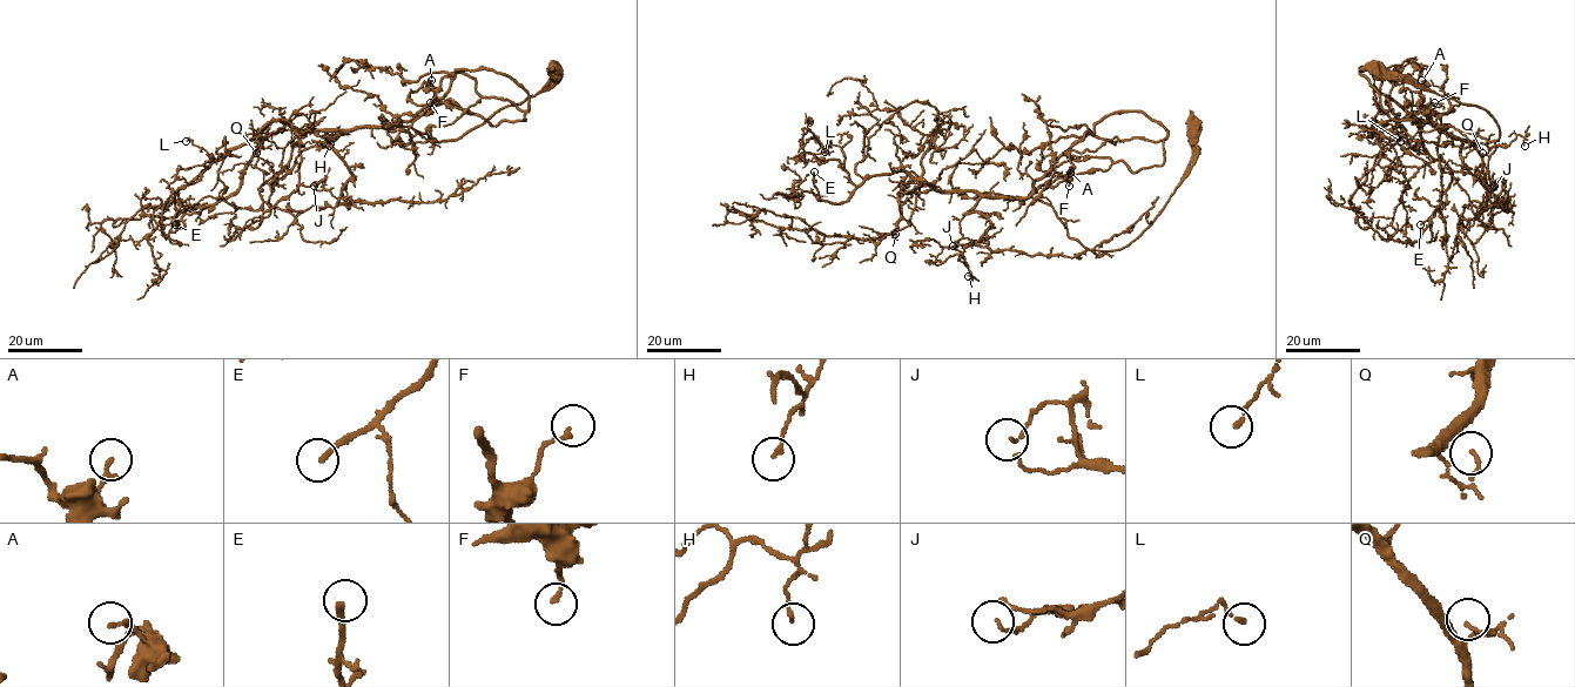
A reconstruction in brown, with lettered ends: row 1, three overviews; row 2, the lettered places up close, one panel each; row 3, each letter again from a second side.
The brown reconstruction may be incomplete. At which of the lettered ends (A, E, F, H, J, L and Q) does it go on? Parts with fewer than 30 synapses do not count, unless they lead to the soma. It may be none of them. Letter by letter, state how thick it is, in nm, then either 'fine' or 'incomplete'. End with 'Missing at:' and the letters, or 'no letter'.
A: 200 nm | fine
E: 200 nm | incomplete
F: 150 nm | fine
H: 130 nm | fine
J: 110 nm | fine
L: 140 nm | fine
Q: 90 nm | fine
Missing at: E

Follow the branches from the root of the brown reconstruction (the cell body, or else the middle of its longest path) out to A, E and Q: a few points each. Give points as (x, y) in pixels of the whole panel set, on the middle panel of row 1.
A: (1192, 126), (1122, 249), (1071, 238), (1032, 184), (1088, 130), (1164, 139), (1160, 166), (1048, 170), (1070, 173)
E: (1192, 126), (1163, 210), (1110, 250), (1086, 249), (1031, 197), (935, 192), (894, 170), (830, 203), (814, 172)
Q: (1192, 126), (1179, 186), (1122, 249), (1086, 249), (1031, 197), (935, 192), (914, 179), (900, 193), (895, 234)

